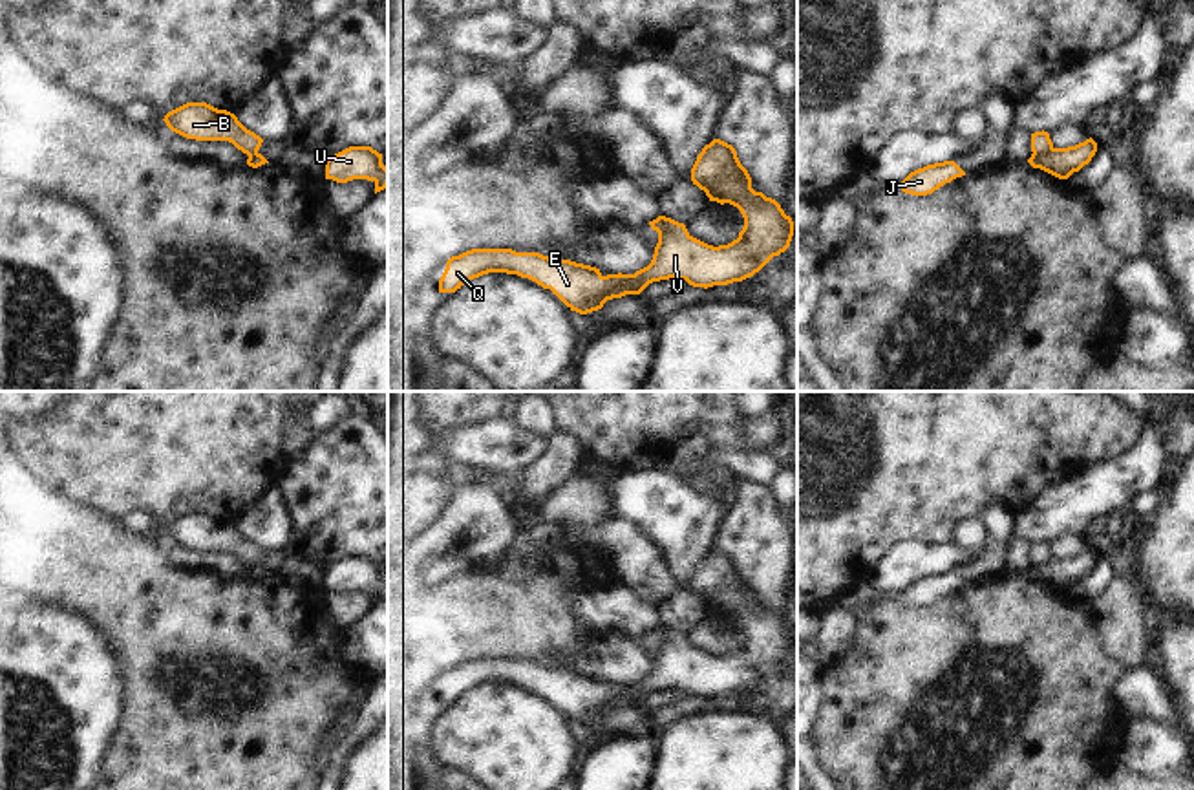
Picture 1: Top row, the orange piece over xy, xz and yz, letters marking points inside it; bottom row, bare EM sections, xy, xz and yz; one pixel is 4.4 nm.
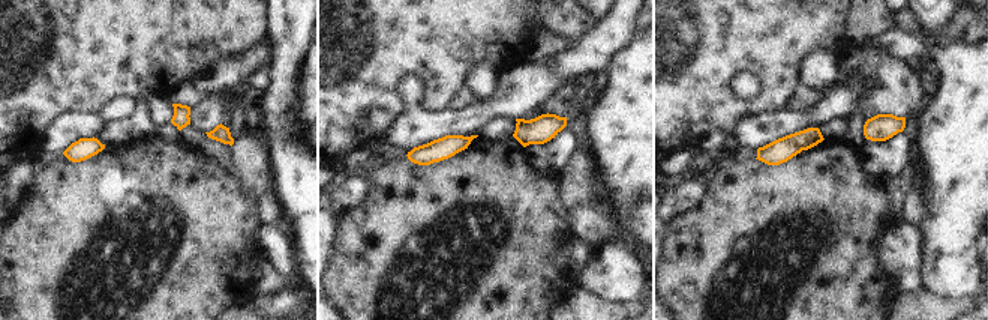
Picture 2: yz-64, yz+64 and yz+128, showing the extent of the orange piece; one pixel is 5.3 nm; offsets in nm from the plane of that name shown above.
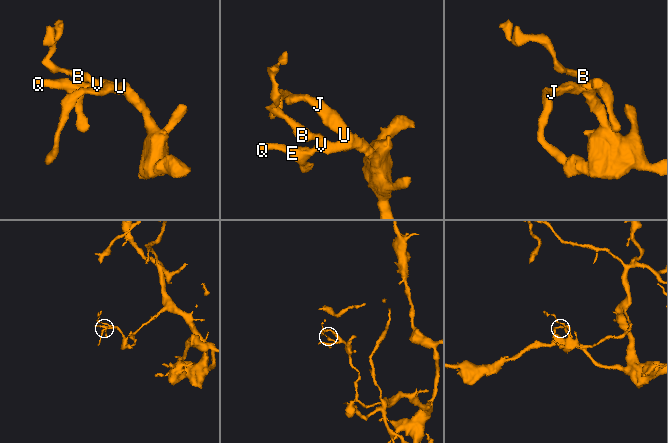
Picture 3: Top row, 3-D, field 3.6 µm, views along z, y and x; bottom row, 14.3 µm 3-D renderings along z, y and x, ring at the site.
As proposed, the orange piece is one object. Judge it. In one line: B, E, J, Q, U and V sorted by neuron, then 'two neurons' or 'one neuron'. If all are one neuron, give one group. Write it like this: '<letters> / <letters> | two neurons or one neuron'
B / E J Q U V | two neurons

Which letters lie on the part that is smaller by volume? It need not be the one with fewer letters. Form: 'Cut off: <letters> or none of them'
Cut off: B

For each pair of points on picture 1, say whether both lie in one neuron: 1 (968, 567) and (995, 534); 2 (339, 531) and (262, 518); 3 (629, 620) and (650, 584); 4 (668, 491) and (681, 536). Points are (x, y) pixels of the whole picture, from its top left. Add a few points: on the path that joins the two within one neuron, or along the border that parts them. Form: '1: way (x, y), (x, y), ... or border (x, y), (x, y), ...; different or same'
1: way (977, 562), (995, 544); same
2: border (280, 483), (295, 520), (293, 547); different
3: border (624, 584), (653, 604); different
4: way (668, 501), (668, 511), (681, 525); same

